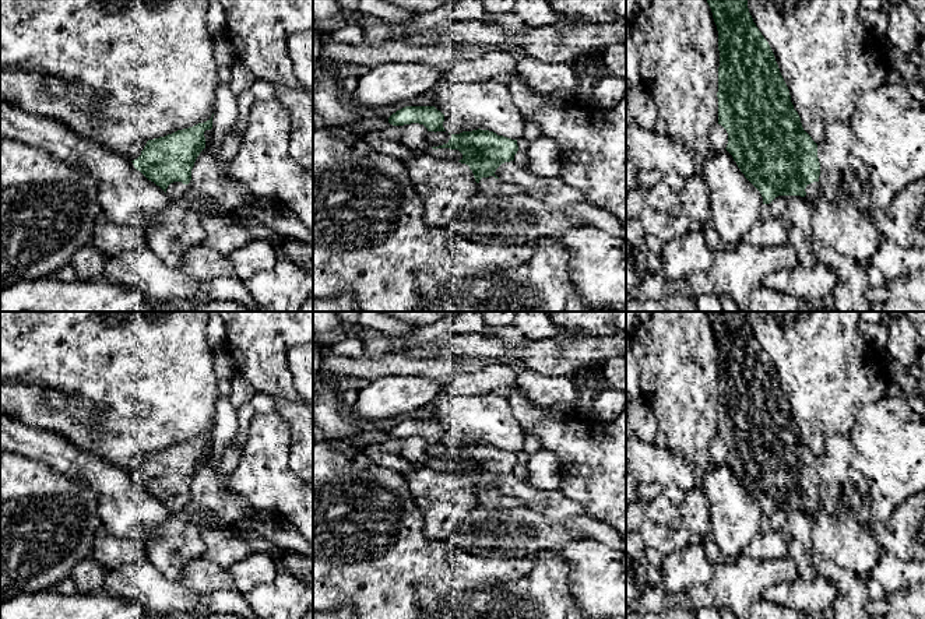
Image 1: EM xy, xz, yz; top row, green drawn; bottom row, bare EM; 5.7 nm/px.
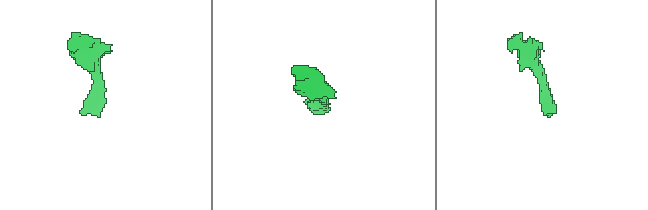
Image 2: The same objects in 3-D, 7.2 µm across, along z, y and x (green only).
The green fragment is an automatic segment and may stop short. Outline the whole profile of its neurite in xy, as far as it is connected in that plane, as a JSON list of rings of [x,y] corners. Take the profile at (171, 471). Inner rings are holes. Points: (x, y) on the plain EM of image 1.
[[[212,429],[193,440],[148,453],[141,468],[131,475],[148,493],[159,499],[170,514],[180,513],[189,504],[194,475],[205,461],[204,444],[211,442]]]

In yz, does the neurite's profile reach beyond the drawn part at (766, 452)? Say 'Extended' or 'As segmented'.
Extended

